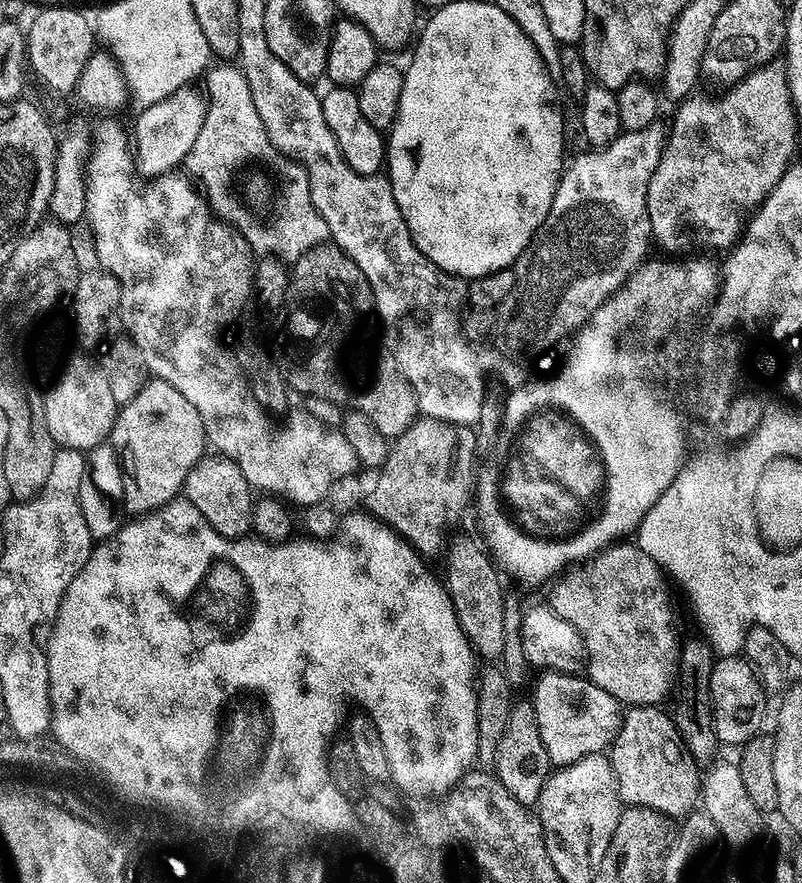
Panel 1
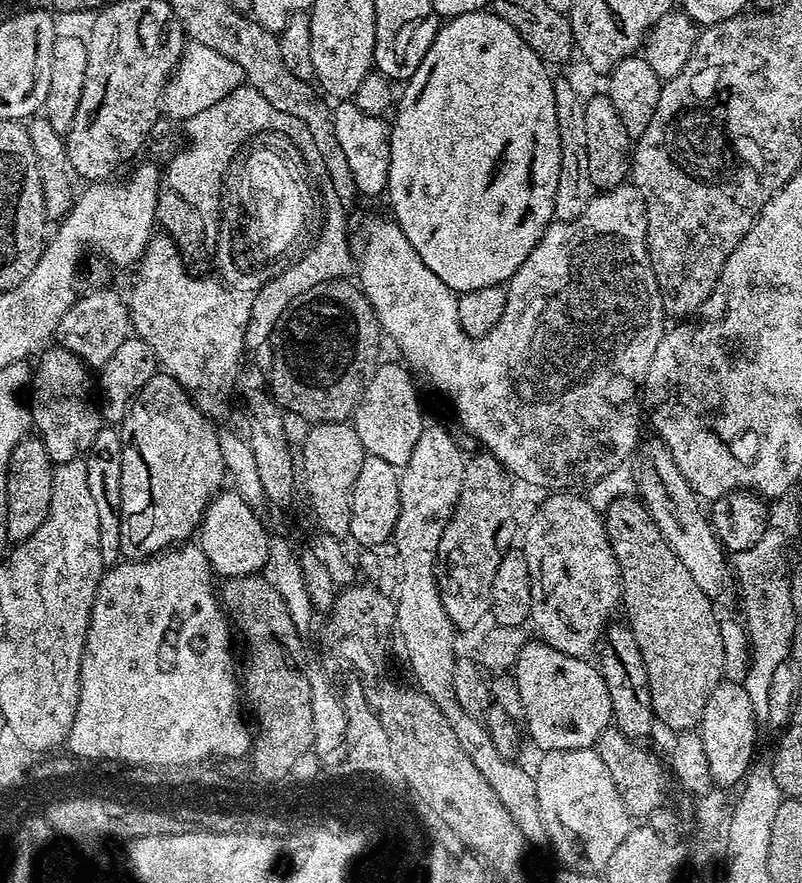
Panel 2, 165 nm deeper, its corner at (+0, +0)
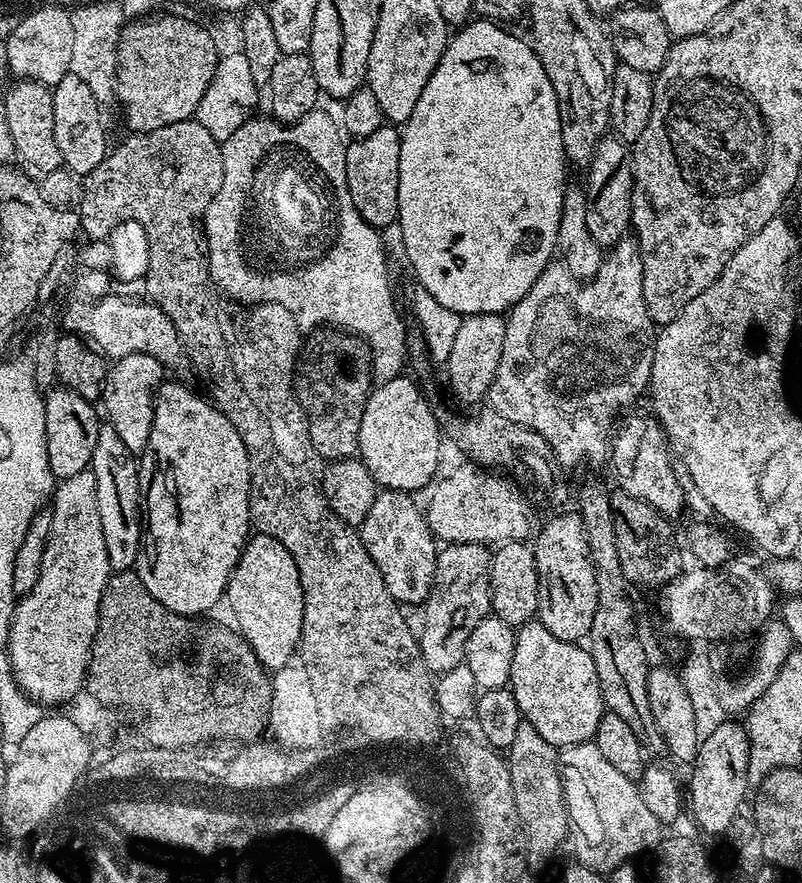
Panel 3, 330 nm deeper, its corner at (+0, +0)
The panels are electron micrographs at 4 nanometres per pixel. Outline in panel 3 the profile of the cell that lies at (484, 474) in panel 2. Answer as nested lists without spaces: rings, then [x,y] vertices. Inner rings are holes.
[[[478,543],[449,544],[437,553],[432,588],[422,608],[424,628],[418,634],[423,660],[428,670],[434,674],[452,670],[465,661],[469,637],[491,615],[491,553],[487,545]]]

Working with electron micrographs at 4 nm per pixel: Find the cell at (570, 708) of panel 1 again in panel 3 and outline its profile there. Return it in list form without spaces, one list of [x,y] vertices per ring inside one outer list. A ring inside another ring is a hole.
[[[536,618],[515,629],[508,684],[518,702],[521,717],[558,750],[589,743],[595,737],[598,722],[606,711],[598,686],[598,674],[594,670],[594,658],[587,647],[580,647],[584,646],[570,640],[554,638],[554,634],[550,634],[550,630],[546,630],[546,626]]]

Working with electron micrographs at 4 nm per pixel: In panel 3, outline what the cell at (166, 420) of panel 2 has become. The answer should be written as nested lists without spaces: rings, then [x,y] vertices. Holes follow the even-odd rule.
[[[169,382],[161,383],[160,387],[156,389],[156,405],[154,406],[154,422],[150,426],[150,438],[146,442],[146,446],[144,447],[144,451],[139,453],[138,456],[138,467],[140,470],[140,490],[142,493],[142,531],[140,533],[140,553],[138,554],[138,558],[136,559],[136,567],[135,572],[138,574],[138,578],[142,582],[142,586],[146,586],[146,590],[148,593],[156,599],[160,605],[163,606],[168,612],[174,612],[178,616],[190,616],[193,618],[200,618],[203,612],[208,612],[212,607],[215,606],[216,603],[223,601],[225,599],[227,590],[228,590],[228,579],[230,578],[230,574],[234,570],[234,566],[238,562],[238,558],[242,554],[242,550],[244,549],[245,544],[248,543],[250,539],[250,517],[248,514],[248,451],[246,450],[246,446],[242,442],[242,438],[238,434],[238,430],[225,418],[224,413],[220,411],[219,408],[216,407],[215,404],[212,403],[211,399],[199,396],[196,392],[191,392],[190,389],[184,385],[184,382],[176,382],[180,384],[168,384]]]

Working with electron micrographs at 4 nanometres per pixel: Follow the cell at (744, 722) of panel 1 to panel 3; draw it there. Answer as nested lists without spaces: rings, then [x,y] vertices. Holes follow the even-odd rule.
[[[725,722],[718,726],[709,736],[703,737],[699,748],[696,750],[696,758],[690,765],[692,777],[688,780],[688,790],[686,786],[686,804],[690,809],[690,815],[696,821],[697,829],[703,832],[724,832],[727,828],[733,827],[733,820],[741,811],[740,803],[744,800],[744,788],[749,787],[748,774],[748,729],[743,723],[732,724]]]

